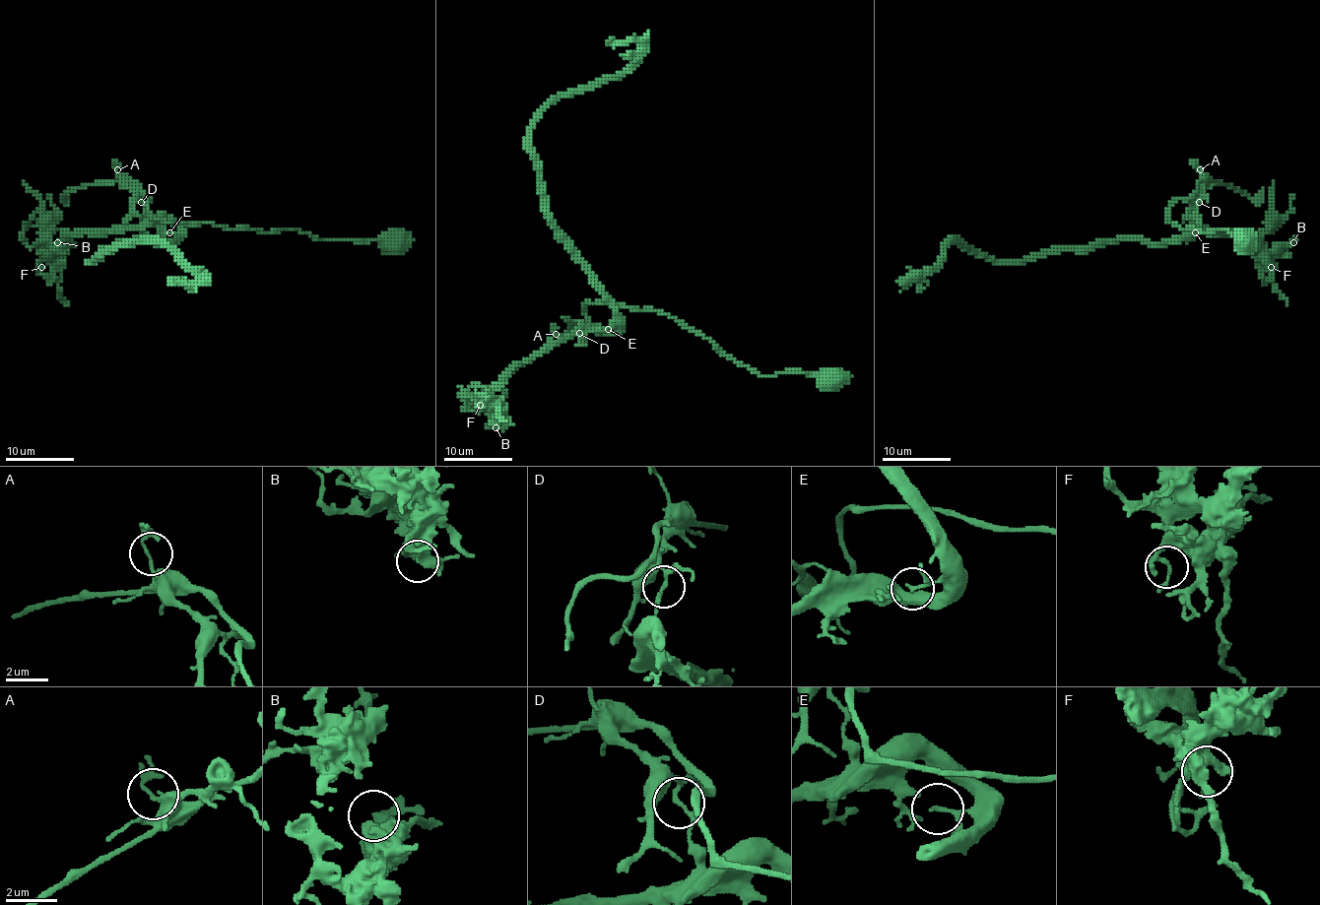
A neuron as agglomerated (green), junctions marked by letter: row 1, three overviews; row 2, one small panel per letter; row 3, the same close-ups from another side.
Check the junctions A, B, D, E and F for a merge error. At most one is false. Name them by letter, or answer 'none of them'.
D

